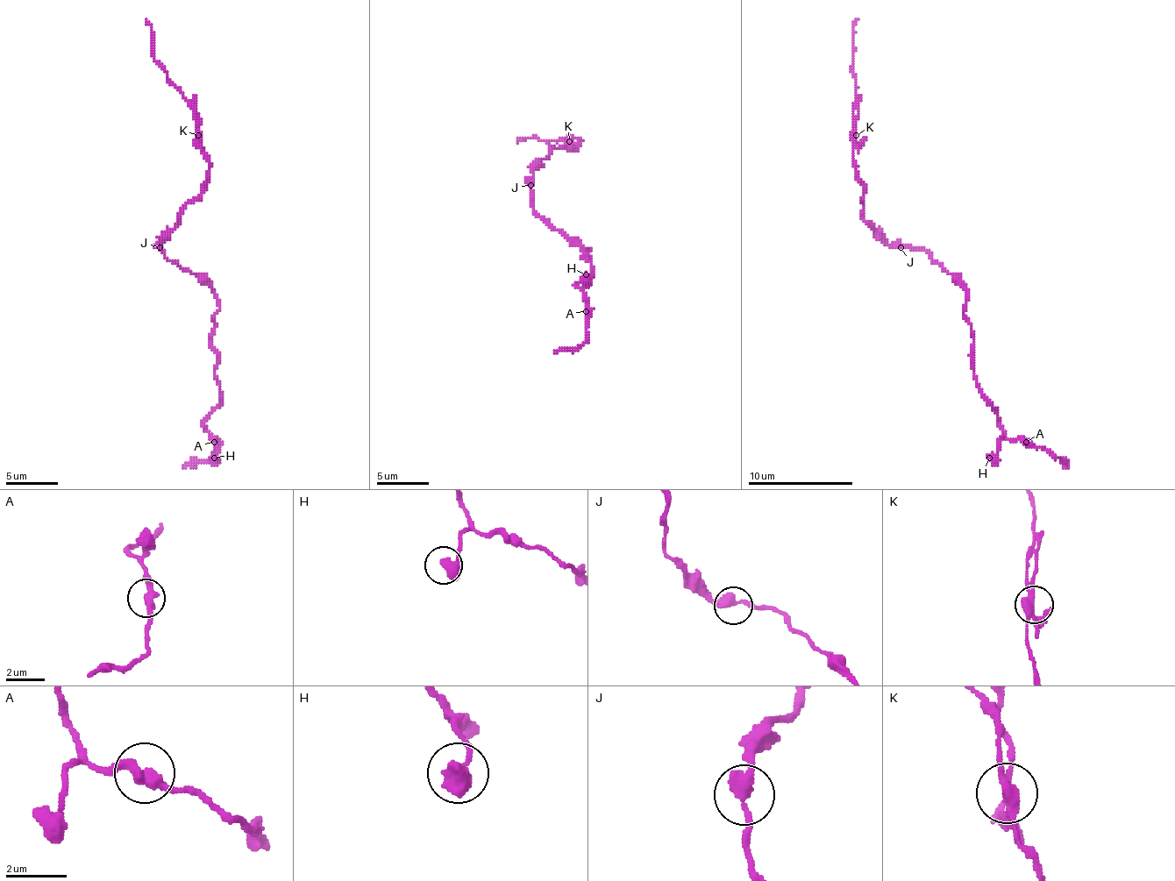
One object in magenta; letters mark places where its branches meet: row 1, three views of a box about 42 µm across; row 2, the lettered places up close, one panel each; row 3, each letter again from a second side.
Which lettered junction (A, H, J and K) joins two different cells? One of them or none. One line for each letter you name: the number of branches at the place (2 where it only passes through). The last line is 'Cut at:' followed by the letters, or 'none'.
K: Branches: 5
Cut at: K

